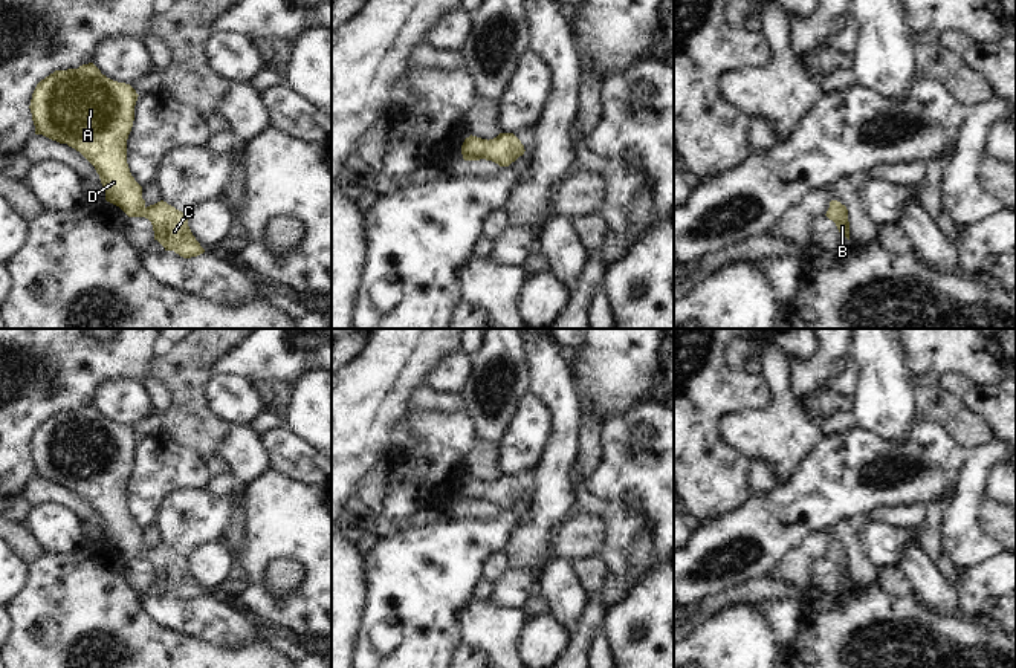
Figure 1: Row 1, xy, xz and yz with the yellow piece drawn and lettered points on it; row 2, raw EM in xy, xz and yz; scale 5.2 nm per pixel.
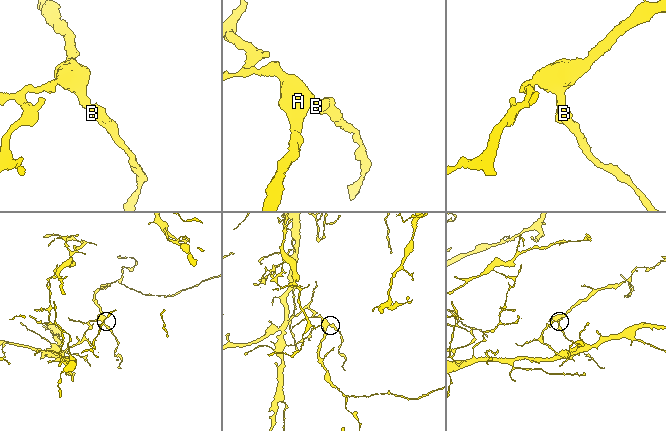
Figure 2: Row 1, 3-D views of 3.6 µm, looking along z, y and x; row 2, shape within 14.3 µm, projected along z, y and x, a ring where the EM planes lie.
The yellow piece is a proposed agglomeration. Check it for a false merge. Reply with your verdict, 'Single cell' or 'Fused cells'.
Single cell

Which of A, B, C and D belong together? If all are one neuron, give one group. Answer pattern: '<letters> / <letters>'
A B C D

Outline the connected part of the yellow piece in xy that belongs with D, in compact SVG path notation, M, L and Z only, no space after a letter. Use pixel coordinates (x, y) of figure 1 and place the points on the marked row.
M93 64L78 69L55 70L41 79L31 99L31 113L35 135L43 135L79 151L99 174L105 190L105 200L119 206L128 217L145 217L151 222L154 240L165 251L174 251L183 258L205 252L188 226L188 216L160 200L147 206L142 199L142 186L134 180L127 164L127 139L134 121L136 90L125 83L118 83Z

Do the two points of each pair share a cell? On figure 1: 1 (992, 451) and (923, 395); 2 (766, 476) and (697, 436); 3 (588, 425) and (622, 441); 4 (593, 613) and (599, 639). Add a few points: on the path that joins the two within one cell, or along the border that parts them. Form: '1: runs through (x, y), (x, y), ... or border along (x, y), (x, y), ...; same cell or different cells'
1: border along (995, 439), (966, 450); different cells
2: border along (750, 462), (749, 486), (753, 492); different cells
3: border along (601, 425), (601, 460), (596, 465); different cells
4: border along (601, 625), (595, 629), (592, 647), (587, 651); different cells

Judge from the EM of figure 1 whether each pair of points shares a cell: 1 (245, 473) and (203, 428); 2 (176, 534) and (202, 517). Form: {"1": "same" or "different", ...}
{"1": "different", "2": "same"}

